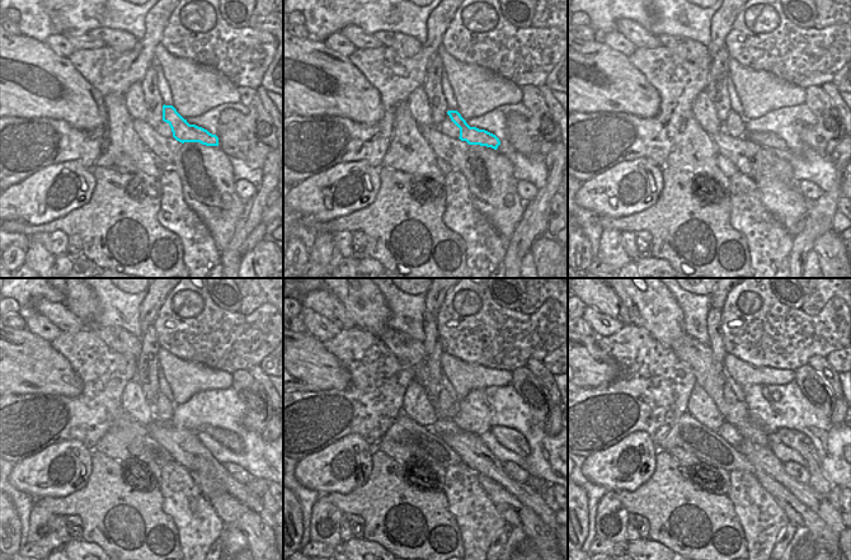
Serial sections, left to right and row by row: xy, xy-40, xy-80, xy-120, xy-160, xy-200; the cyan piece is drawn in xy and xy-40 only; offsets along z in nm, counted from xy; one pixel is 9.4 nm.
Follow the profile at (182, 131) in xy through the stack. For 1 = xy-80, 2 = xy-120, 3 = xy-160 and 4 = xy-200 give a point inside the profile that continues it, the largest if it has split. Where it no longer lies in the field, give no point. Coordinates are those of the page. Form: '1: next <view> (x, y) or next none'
1: next xy-80 (765, 139)
2: next xy-120 (229, 440)
3: next xy-160 (512, 440)
4: next xy-200 (795, 440)

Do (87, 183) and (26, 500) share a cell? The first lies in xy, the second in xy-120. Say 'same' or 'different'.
different

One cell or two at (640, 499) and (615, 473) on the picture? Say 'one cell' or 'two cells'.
two cells

